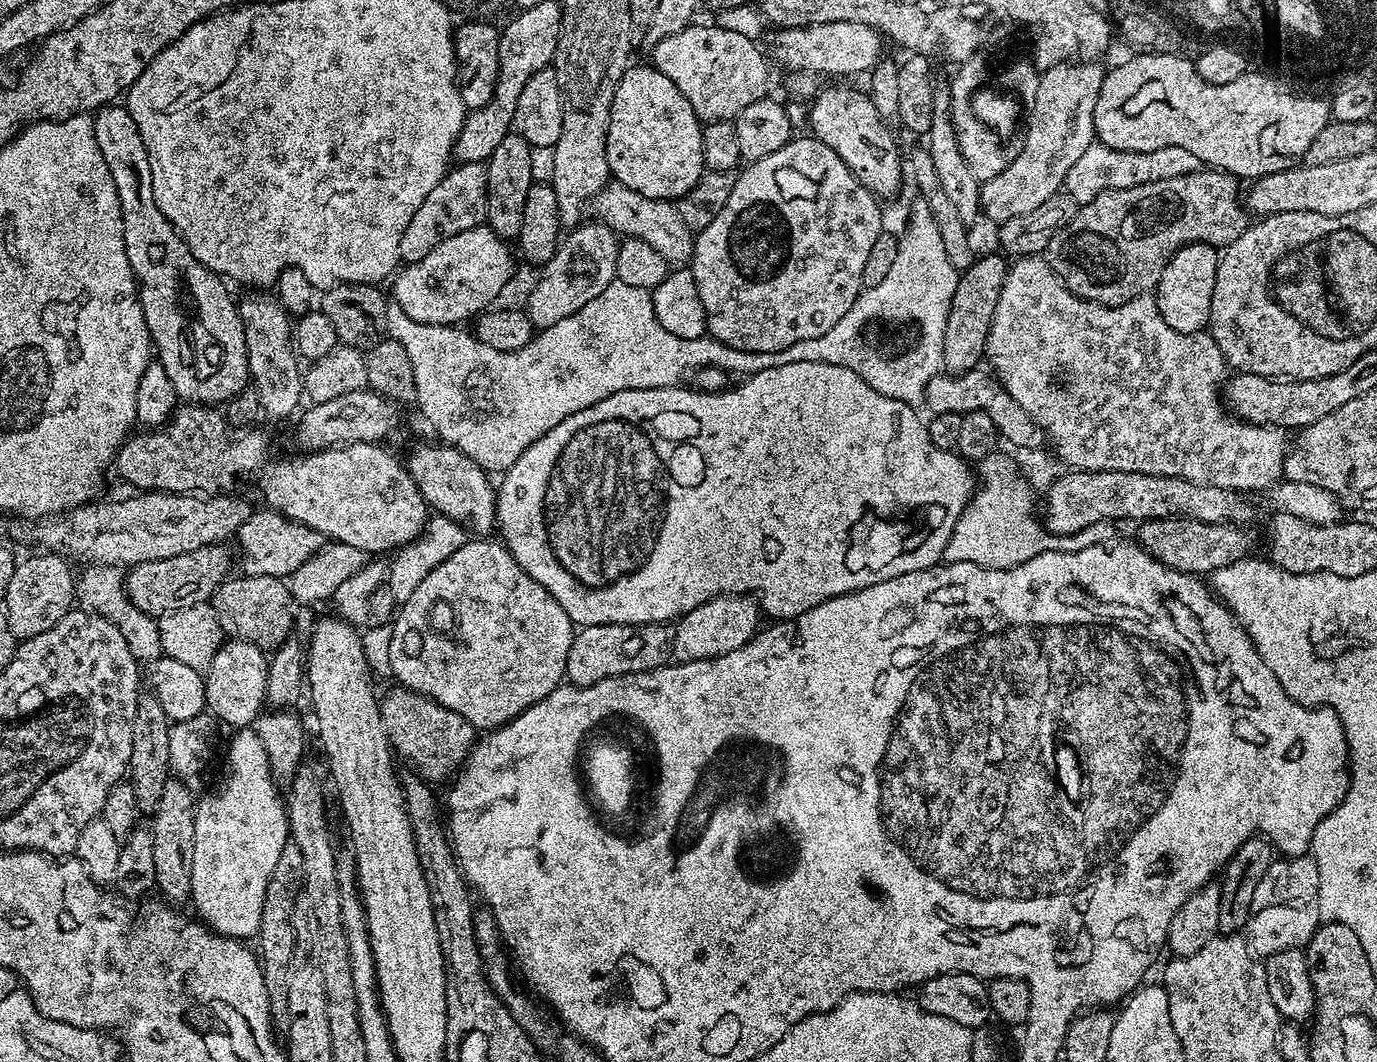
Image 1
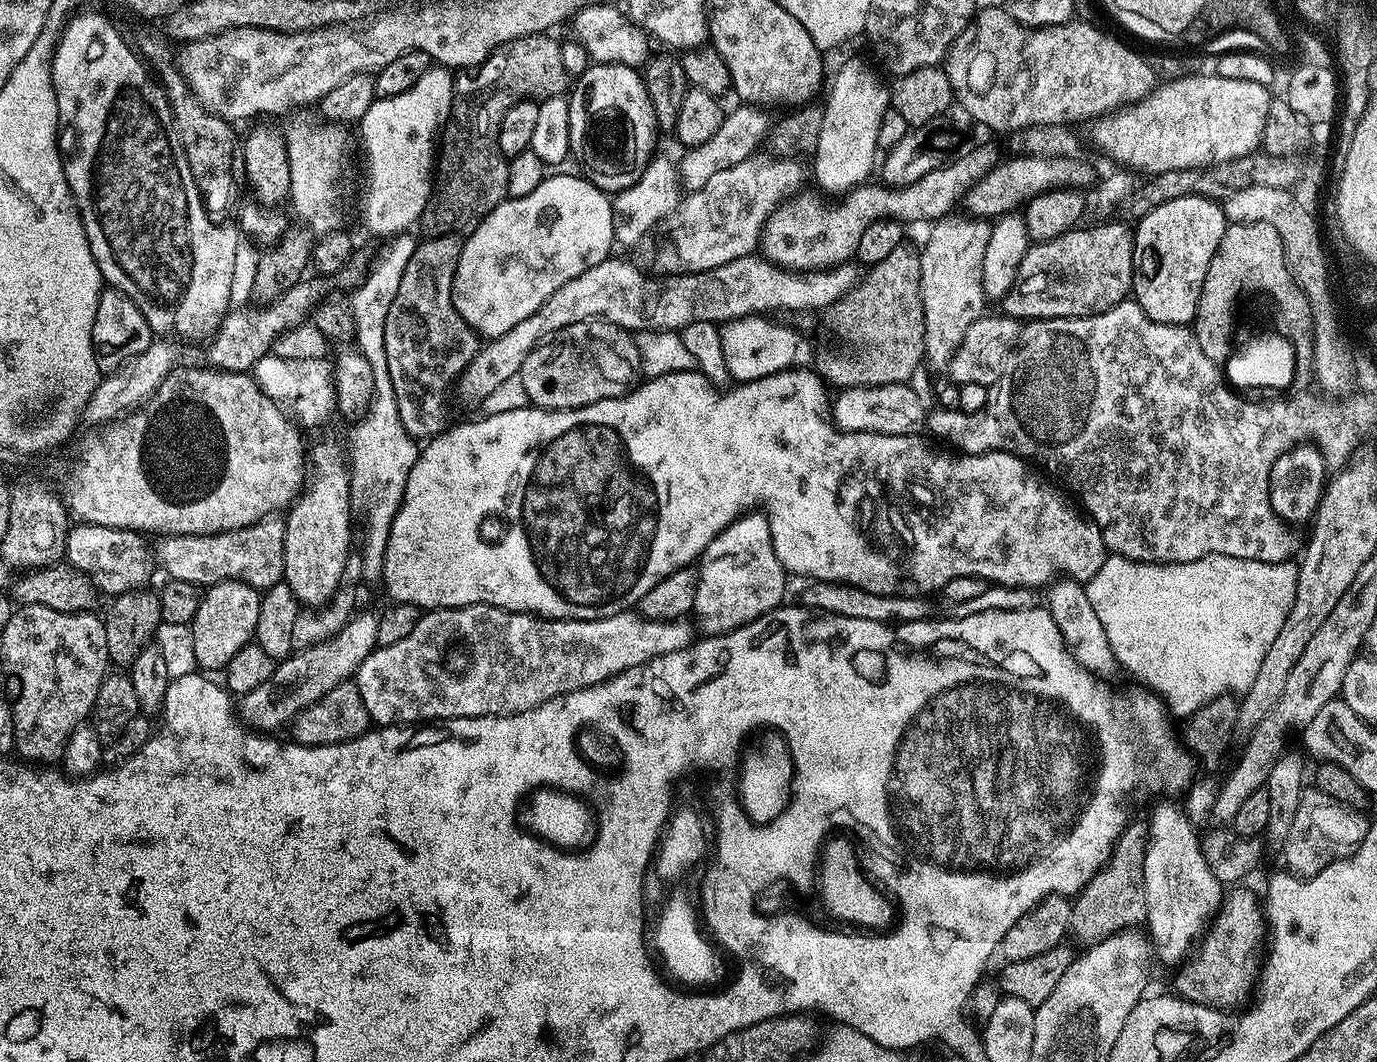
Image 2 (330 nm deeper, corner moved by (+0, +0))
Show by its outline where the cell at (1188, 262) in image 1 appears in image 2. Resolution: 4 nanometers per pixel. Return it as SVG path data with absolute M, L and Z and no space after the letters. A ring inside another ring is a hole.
M1201 196L1174 198L1174 202L1164 202L1162 206L1158 206L1158 210L1152 210L1150 214L1135 221L1131 295L1153 322L1188 326L1195 321L1198 302L1202 294L1202 282L1218 250L1218 242L1222 242L1225 227L1223 207L1217 201L1207 200Z

